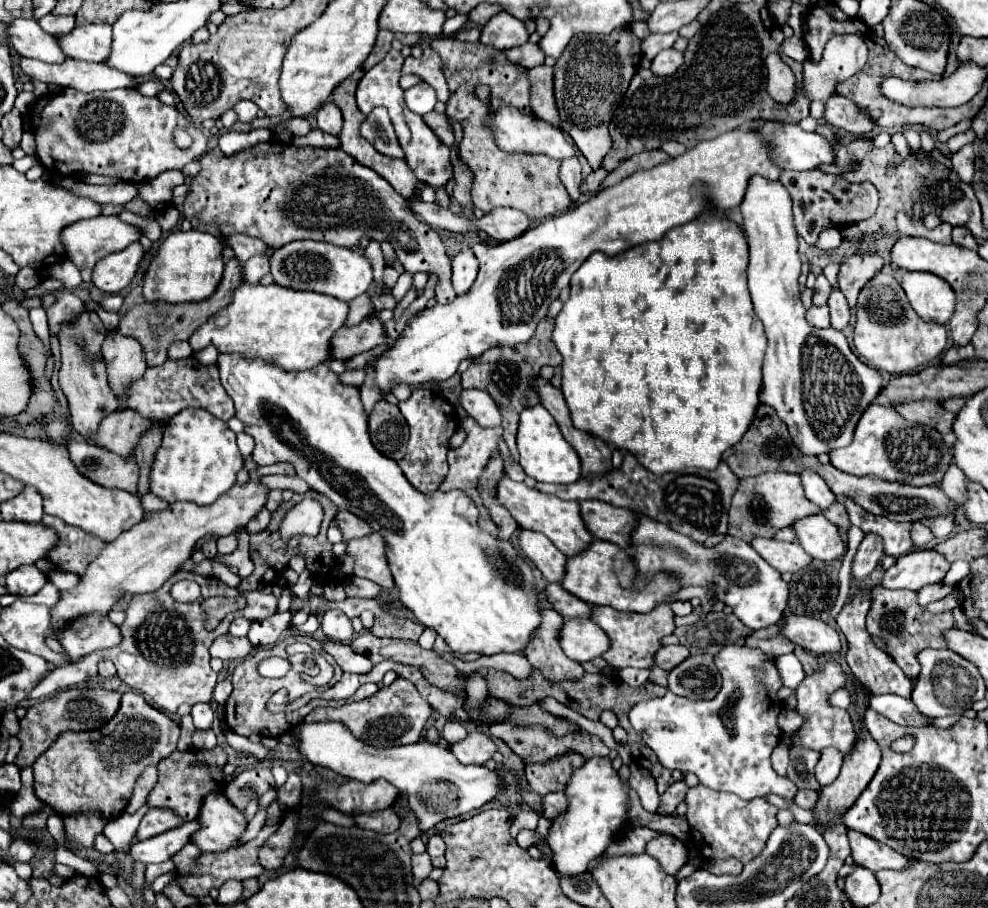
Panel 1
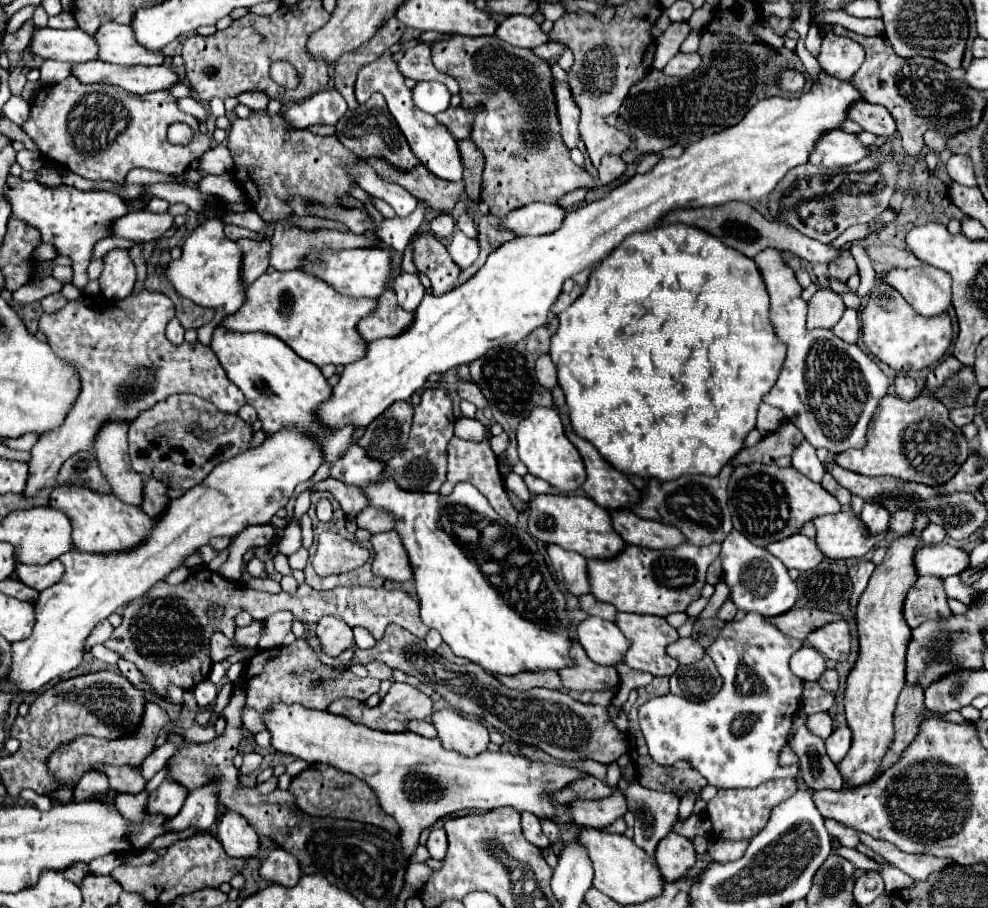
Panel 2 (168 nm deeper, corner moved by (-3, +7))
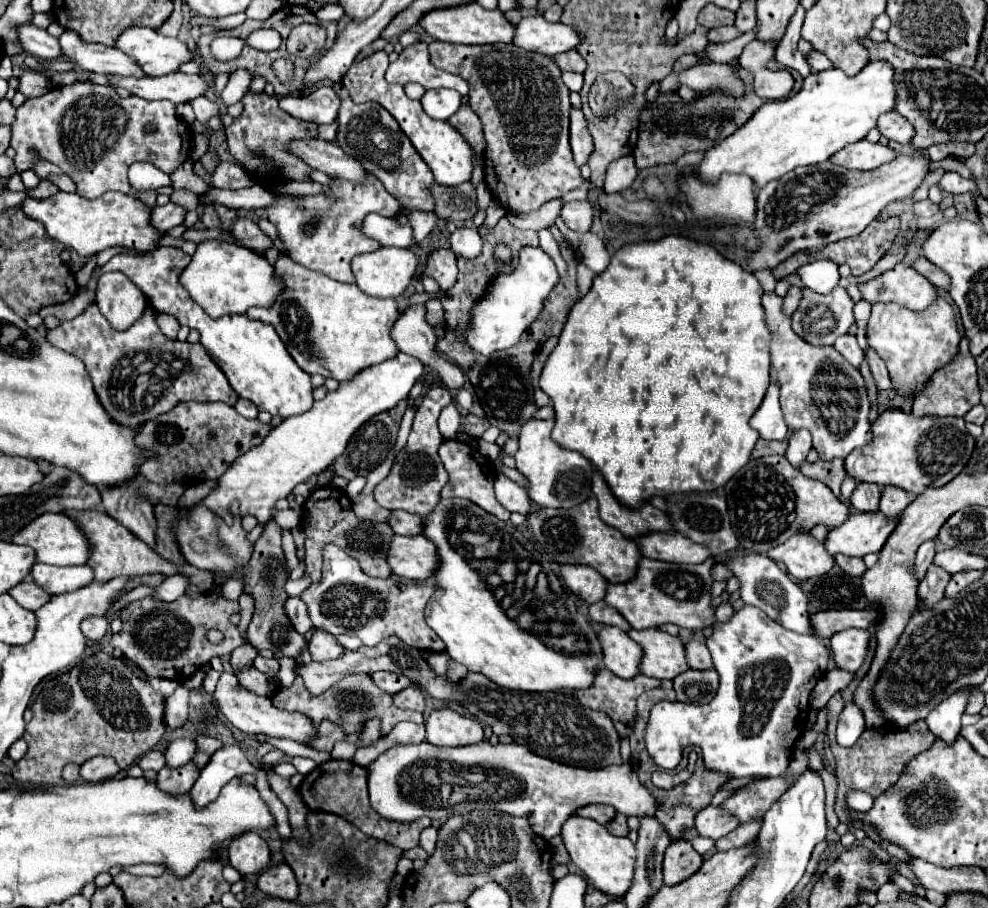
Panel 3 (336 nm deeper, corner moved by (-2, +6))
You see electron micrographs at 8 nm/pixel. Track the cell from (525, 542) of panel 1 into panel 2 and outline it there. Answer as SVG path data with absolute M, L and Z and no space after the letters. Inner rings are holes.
M558 545L548 547L548 555L552 559L552 567L556 571L556 579L576 597L590 593L586 559L574 551L564 551Z

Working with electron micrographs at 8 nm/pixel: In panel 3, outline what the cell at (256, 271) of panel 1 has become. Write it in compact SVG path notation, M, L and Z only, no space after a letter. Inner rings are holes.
M371 174L365 184L333 178L331 194L333 200L329 200L325 194L303 196L303 202L299 202L299 198L295 202L287 202L287 198L283 198L279 206L271 206L271 210L267 210L267 218L277 228L279 240L285 246L285 254L293 262L305 266L307 270L321 272L333 280L353 282L349 268L351 258L381 248L379 242L359 232L359 222L363 222L363 218L371 212L379 212L381 216L395 216L401 204ZM301 206L305 206L305 210L301 210Z

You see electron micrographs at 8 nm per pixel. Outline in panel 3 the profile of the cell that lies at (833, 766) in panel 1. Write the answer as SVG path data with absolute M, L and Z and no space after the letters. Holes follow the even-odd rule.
M847 702L837 722L837 744L853 746L859 740L859 736L863 734L863 730L865 730L863 712L853 702Z

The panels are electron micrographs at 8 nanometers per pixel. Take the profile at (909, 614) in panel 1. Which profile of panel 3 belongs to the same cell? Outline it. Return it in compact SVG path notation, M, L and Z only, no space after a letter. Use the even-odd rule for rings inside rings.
M933 564L929 566L929 570L927 570L927 574L921 580L919 590L917 590L917 600L919 600L917 606L921 612L931 610L943 598L949 578L951 578L951 574L947 574L943 568L933 566Z

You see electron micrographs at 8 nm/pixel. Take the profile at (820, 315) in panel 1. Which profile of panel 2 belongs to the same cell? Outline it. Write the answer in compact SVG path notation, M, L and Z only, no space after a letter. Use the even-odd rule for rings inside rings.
M820 289L814 293L814 297L808 301L808 329L832 329L836 321L840 321L844 313L844 301L842 295L836 295L832 291Z

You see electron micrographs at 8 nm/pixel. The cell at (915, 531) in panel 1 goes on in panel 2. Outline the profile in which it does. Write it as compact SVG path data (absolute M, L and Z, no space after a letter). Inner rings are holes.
M900 509L896 513L892 513L890 517L890 531L898 533L898 535L908 535L912 531L912 523L914 523L914 513L908 509Z

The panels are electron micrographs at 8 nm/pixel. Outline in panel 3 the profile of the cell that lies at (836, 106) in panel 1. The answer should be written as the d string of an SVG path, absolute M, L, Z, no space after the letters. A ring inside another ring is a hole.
M897 112L881 114L879 120L877 120L877 130L887 140L893 140L893 142L899 142L899 144L907 144L913 136L913 126Z

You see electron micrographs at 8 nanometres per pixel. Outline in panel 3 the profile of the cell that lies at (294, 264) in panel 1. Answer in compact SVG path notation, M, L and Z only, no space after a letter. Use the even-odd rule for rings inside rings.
M379 248L351 262L355 284L375 298L397 298L417 272L417 258L405 248Z

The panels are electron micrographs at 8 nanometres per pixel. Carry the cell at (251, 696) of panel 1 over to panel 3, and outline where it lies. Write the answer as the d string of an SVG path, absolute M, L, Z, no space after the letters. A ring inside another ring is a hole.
M351 674L347 678L343 678L343 682L339 682L337 686L329 688L325 694L321 696L311 696L305 686L303 686L303 678L297 676L295 682L289 686L289 688L277 688L271 696L271 702L277 706L277 708L283 708L283 710L289 710L289 712L301 712L301 714L307 714L311 720L315 722L321 722L323 718L329 718L333 722L339 722L347 734L355 734L361 730L363 722L367 722L369 718L375 718L379 716L383 720L383 728L381 728L381 734L389 734L393 730L395 724L399 724L401 720L409 720L409 722L415 722L415 724L423 724L423 716L419 712L413 712L413 710L399 710L393 706L391 702L391 696L385 694L383 690L379 690L371 678L367 674Z

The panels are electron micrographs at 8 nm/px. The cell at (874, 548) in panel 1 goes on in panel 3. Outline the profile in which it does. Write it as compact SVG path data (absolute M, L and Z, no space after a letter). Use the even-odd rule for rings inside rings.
M857 484L851 504L855 510L861 512L875 512L879 510L879 500L881 500L881 488L877 484Z

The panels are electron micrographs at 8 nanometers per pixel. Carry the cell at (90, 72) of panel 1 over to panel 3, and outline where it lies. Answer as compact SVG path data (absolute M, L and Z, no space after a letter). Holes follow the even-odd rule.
M173 72L165 76L119 76L109 74L109 82L113 86L125 88L129 94L135 94L139 98L147 100L171 100L175 104L189 102L197 96L203 96L207 90L207 82L201 76L185 74L185 72Z

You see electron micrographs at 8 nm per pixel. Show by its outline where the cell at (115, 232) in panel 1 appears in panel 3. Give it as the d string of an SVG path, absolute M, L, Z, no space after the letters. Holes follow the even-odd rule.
M167 204L167 206L155 206L151 210L151 226L159 232L159 234L165 234L167 230L179 226L185 218L185 210L175 206L175 204Z

